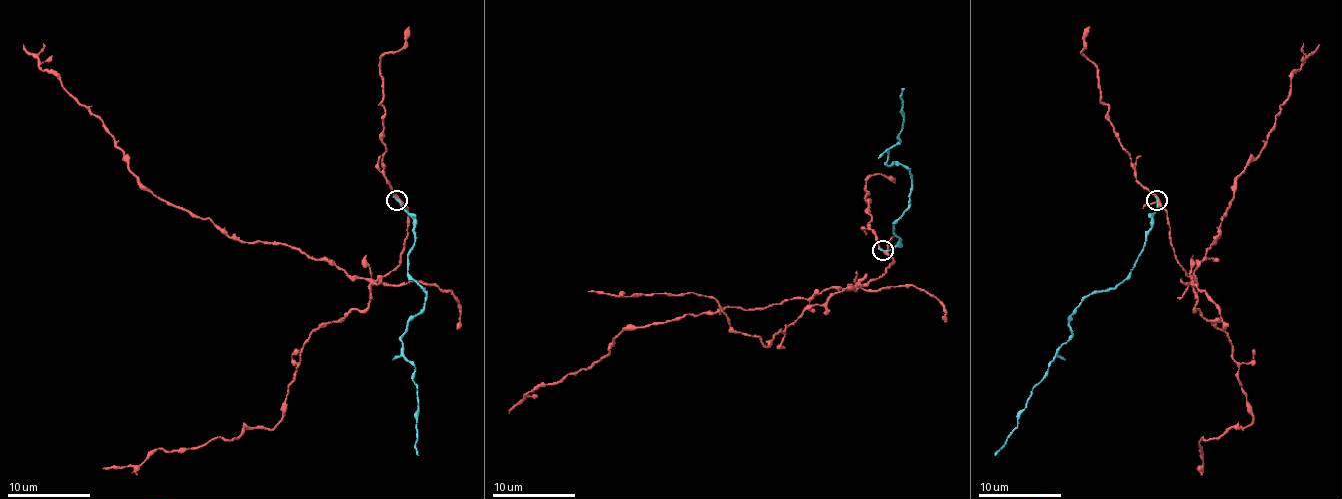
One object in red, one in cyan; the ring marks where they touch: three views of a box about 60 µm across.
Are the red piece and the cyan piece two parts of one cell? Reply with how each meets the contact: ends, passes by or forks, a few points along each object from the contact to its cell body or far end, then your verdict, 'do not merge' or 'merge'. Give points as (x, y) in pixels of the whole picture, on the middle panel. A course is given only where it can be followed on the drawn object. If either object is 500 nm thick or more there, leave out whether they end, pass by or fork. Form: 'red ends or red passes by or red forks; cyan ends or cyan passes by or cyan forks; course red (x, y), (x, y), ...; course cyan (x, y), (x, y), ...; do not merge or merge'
red forks; cyan ends; course red (883, 251), (891, 265), (850, 290), (627, 327), (590, 368), (534, 387), (509, 414); course cyan (883, 251), (899, 244), (893, 224), (908, 207), (912, 176), (887, 164), (887, 151), (899, 141), (903, 87); do not merge

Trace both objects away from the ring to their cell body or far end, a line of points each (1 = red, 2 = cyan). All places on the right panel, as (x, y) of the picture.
1: (1157, 199), (1178, 263), (1192, 280), (1219, 237), (1233, 183), (1260, 152), (1293, 74), (1320, 45)
2: (1157, 199), (1130, 274), (1083, 301), (1068, 323), (1070, 338), (994, 455)

